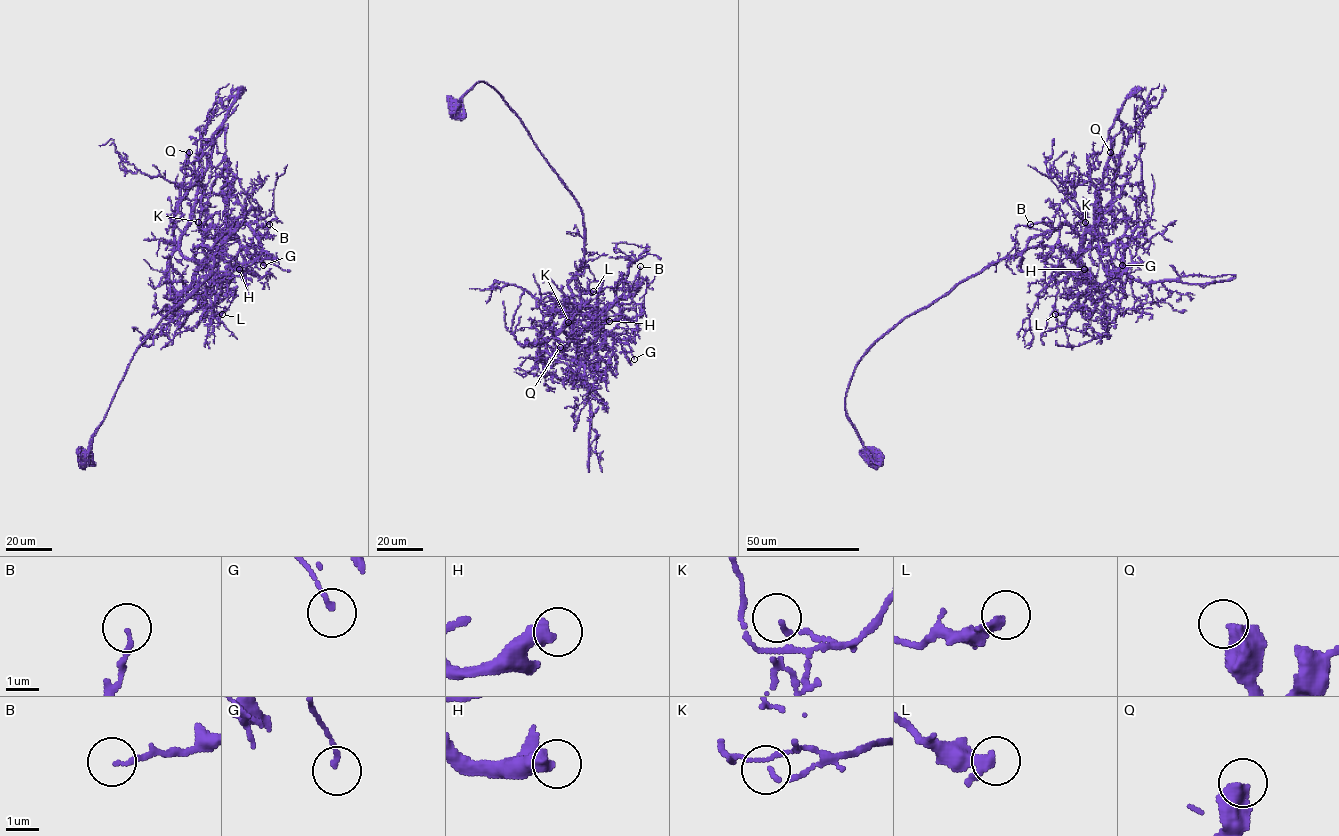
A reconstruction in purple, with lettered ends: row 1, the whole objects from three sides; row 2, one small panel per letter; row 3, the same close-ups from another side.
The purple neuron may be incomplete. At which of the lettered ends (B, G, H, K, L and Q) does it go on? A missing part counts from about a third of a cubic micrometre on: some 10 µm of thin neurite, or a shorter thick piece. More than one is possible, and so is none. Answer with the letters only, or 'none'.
H

